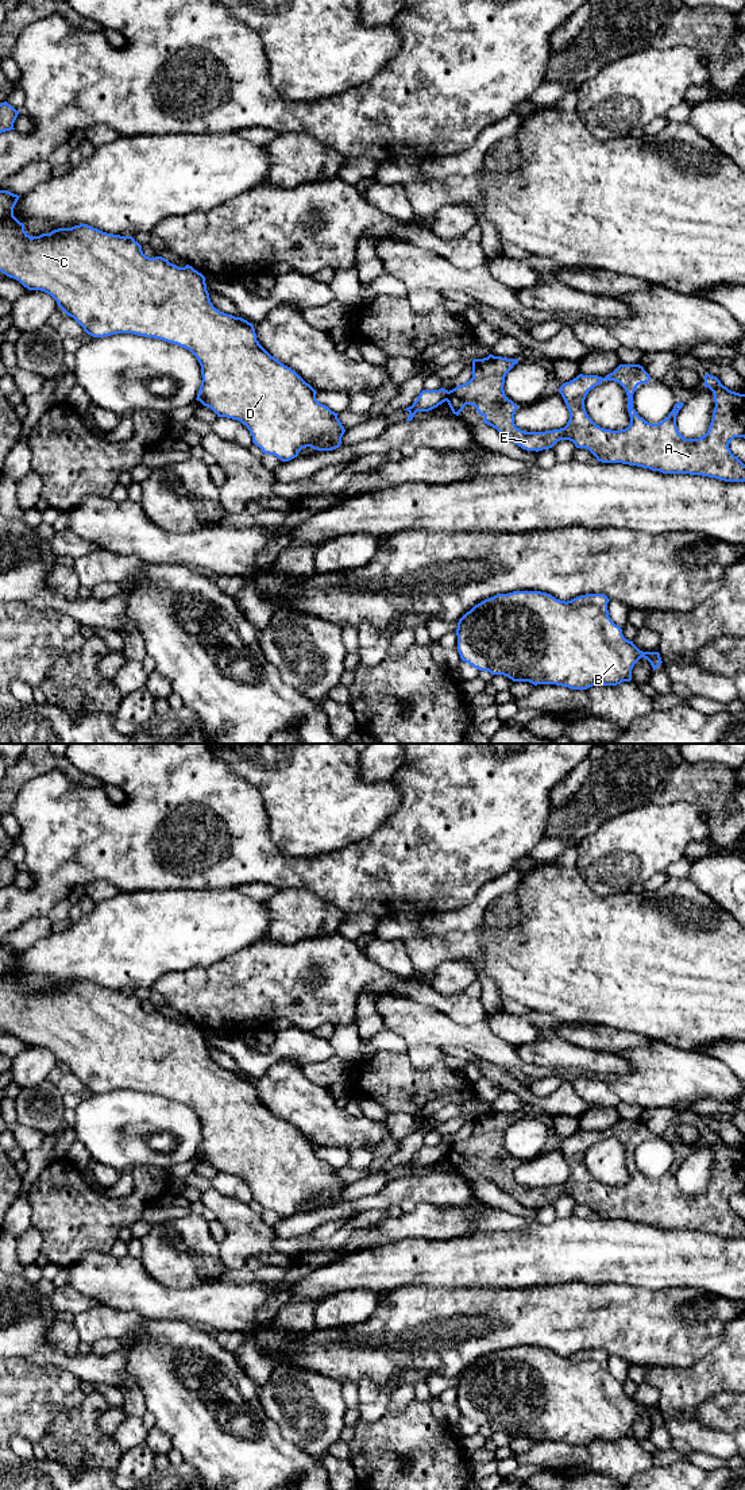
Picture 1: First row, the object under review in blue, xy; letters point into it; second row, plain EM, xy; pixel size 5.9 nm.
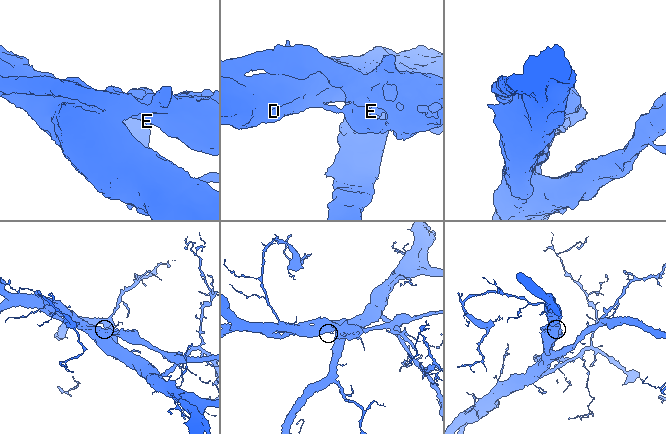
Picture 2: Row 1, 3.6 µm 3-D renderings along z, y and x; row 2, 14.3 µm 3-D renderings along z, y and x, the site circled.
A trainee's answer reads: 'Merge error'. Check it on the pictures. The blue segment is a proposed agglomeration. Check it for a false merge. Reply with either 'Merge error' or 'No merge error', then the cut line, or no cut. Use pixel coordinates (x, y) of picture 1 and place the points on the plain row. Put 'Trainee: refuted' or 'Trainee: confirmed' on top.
Trainee: confirmed
Merge error. Split along xy (450, 1147), (446, 1155)

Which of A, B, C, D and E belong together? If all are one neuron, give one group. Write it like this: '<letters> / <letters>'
A E / B C D

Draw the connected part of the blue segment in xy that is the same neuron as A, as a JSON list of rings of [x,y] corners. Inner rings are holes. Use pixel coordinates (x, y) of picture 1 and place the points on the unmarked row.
[[[489,1111],[472,1116],[472,1134],[449,1146],[447,1158],[459,1171],[466,1161],[476,1163],[483,1178],[526,1207],[552,1204],[560,1196],[570,1196],[576,1204],[588,1205],[598,1217],[622,1219],[660,1227],[663,1230],[690,1230],[745,1238],[745,1220],[732,1209],[729,1200],[734,1193],[745,1194],[745,1150],[729,1146],[721,1136],[705,1131],[705,1143],[713,1147],[715,1163],[706,1190],[686,1194],[676,1182],[676,1171],[683,1158],[675,1159],[661,1178],[651,1180],[633,1165],[637,1142],[651,1136],[640,1120],[619,1120],[605,1134],[579,1130],[560,1142],[570,1176],[564,1184],[545,1188],[525,1188],[516,1182],[517,1161],[505,1151],[506,1130],[518,1115]],[[602,1136],[618,1138],[628,1151],[630,1180],[621,1186],[597,1181],[584,1163],[586,1151]]]

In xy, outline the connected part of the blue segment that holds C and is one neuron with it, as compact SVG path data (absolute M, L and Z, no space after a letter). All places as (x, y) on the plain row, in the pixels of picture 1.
M0 946L0 1027L3 1030L19 1037L28 1046L50 1050L58 1062L93 1093L134 1089L189 1105L197 1113L202 1131L196 1155L211 1163L217 1173L238 1176L246 1181L252 1198L265 1211L289 1217L306 1203L317 1207L340 1203L346 1185L337 1169L320 1159L316 1155L316 1146L309 1139L259 1100L251 1078L213 1062L201 1028L189 1020L178 1023L162 1012L146 1012L142 1001L132 992L107 989L88 980L58 984L31 993L24 987L24 980L13 972L19 953L8 946Z

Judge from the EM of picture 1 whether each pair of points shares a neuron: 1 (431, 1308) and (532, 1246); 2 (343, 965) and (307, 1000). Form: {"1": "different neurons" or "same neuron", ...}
{"1": "different neurons", "2": "same neuron"}

